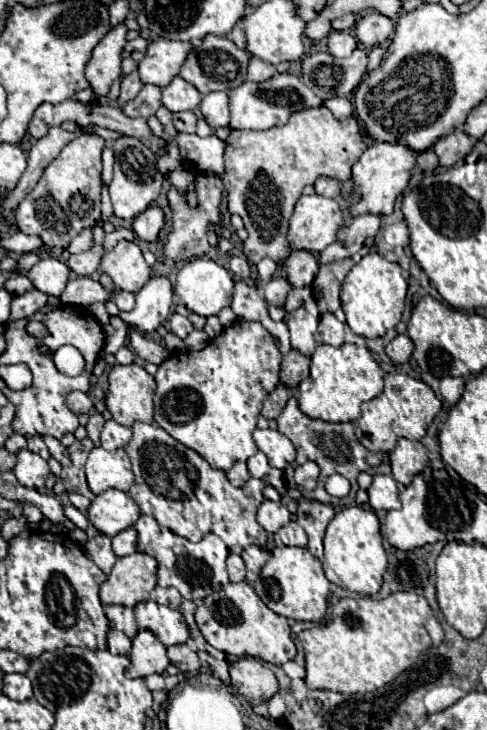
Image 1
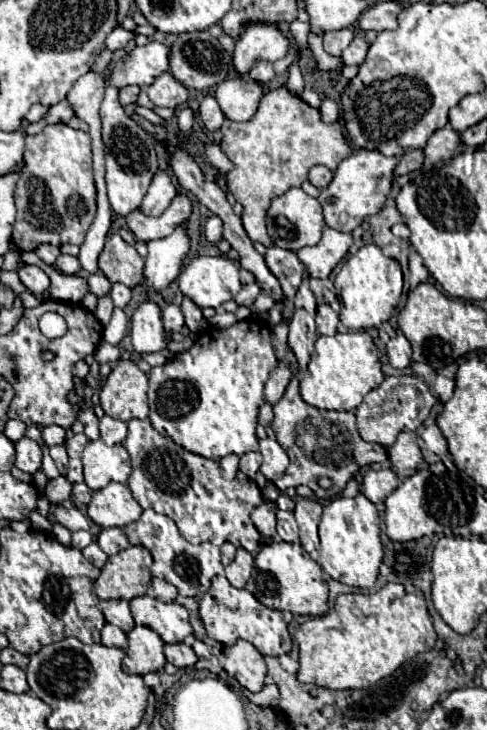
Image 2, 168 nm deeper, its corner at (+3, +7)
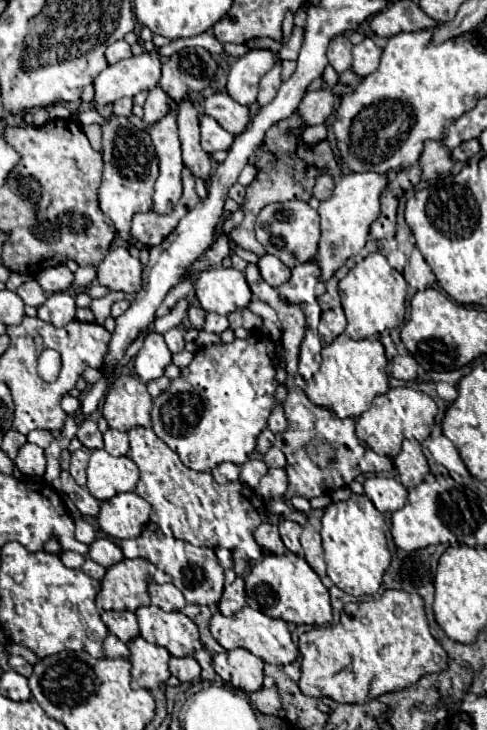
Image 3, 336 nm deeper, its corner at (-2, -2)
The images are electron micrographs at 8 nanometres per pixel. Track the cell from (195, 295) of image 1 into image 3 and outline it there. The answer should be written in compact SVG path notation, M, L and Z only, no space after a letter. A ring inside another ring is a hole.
M216 267L198 275L194 285L196 297L204 311L228 315L236 309L246 309L252 301L250 287L242 271Z

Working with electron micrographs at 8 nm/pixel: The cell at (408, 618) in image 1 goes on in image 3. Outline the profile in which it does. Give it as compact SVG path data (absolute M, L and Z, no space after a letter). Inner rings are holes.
M388 589L376 601L348 603L342 609L338 625L316 627L300 635L302 677L298 687L308 697L330 697L338 703L368 703L384 693L406 689L426 673L440 673L448 669L448 655L440 643L430 635L424 613L424 601L418 593Z

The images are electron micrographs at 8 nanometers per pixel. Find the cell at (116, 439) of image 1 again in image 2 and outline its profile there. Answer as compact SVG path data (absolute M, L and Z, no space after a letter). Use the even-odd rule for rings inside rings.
M103 416L101 418L101 424L99 424L99 430L101 430L101 440L109 446L113 444L119 444L125 440L127 436L127 422L121 422L117 418L111 418L111 416Z

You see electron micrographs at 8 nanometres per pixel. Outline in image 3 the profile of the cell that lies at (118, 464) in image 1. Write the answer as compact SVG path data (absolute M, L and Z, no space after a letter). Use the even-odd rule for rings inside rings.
M94 449L88 463L88 491L98 499L106 501L118 493L134 491L140 475L138 467L130 457L112 457L104 449Z

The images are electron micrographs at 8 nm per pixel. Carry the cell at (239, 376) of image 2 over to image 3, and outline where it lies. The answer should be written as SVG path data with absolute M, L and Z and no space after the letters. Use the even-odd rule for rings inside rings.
M252 333L248 339L234 339L232 343L216 343L196 351L192 363L182 369L180 377L172 379L170 389L154 399L152 429L174 449L182 463L194 471L212 471L224 461L244 465L256 447L256 437L266 429L266 421L276 401L277 354L274 342L262 333Z

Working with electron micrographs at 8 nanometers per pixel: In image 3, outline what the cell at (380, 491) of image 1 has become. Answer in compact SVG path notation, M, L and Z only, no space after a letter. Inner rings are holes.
M368 477L364 481L364 491L374 507L382 513L402 509L408 495L406 487L396 477Z

